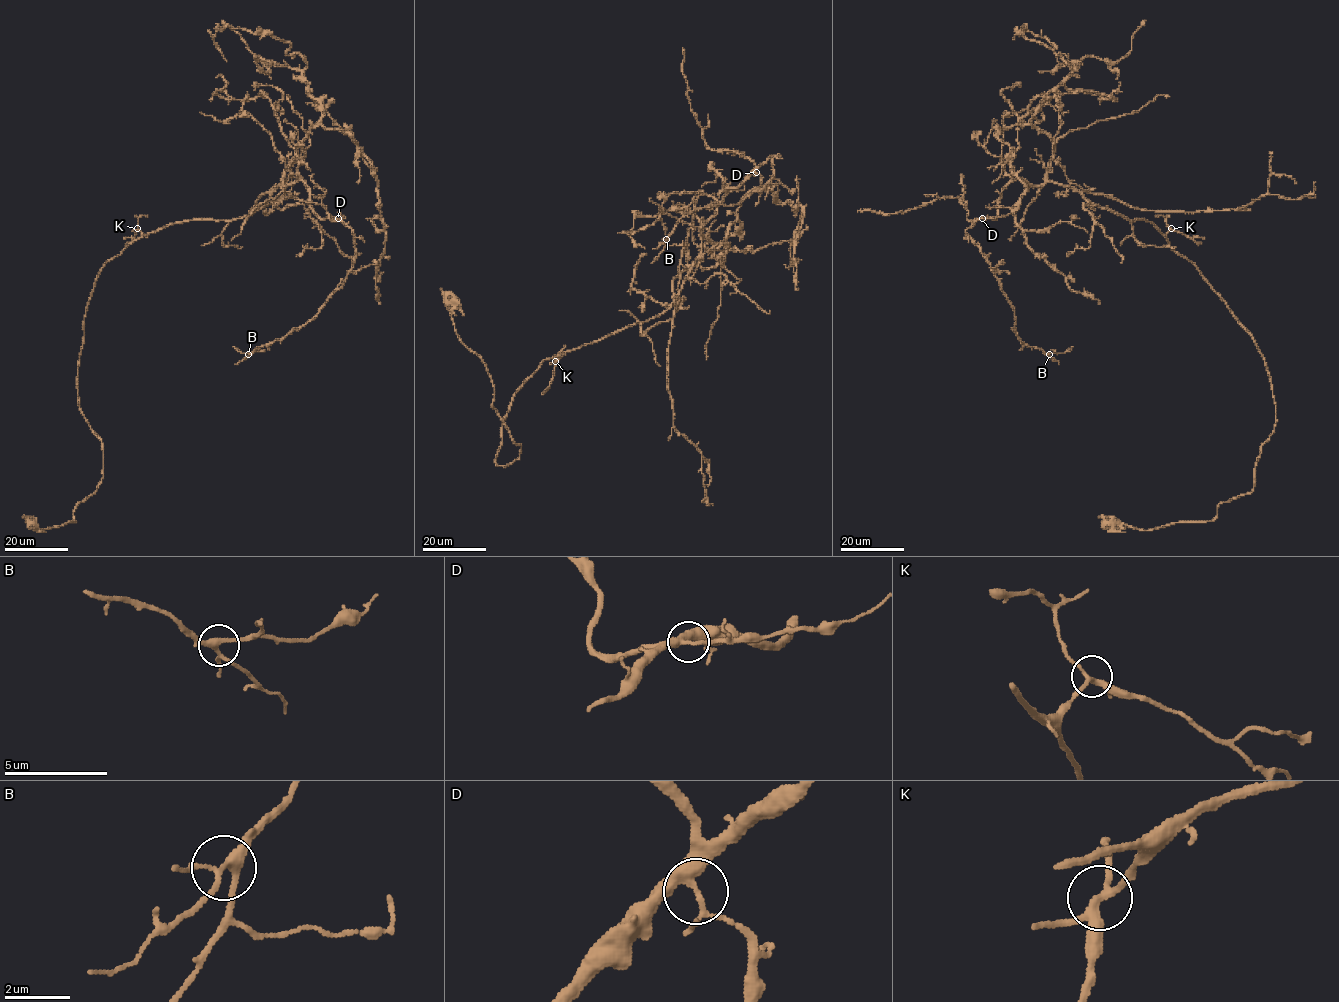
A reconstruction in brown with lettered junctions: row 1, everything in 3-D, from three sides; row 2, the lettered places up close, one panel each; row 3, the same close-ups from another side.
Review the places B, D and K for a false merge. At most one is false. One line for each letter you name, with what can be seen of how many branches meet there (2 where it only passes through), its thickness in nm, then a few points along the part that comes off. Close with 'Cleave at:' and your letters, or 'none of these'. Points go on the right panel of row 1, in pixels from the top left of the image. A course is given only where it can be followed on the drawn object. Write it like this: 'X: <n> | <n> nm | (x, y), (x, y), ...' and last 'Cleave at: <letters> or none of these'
Cleave at: none of these

